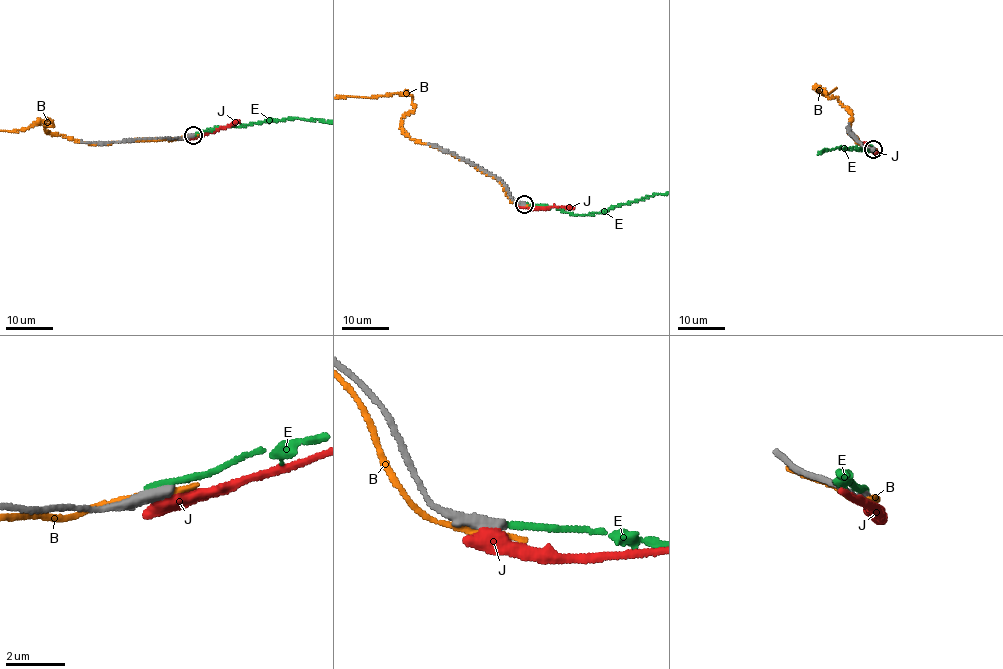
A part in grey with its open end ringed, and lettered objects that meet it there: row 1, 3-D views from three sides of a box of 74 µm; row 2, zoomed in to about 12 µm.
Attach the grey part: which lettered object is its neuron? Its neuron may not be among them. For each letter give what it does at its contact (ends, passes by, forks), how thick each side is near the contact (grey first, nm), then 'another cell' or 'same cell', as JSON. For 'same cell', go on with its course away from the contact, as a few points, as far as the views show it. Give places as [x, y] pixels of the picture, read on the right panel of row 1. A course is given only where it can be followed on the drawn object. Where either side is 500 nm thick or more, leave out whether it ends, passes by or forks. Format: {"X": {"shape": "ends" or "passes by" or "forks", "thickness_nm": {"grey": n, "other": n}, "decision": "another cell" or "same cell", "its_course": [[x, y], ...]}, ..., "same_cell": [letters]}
{"B": {"thickness_nm": {"grey": 550, "other": 200}, "decision": "another cell"}, "E": {"shape": "ends", "thickness_nm": {"grey": 480, "other": 220}, "decision": "another cell"}, "J": {"thickness_nm": {"grey": 500, "other": 600}, "decision": "another cell"}, "same_cell": []}

